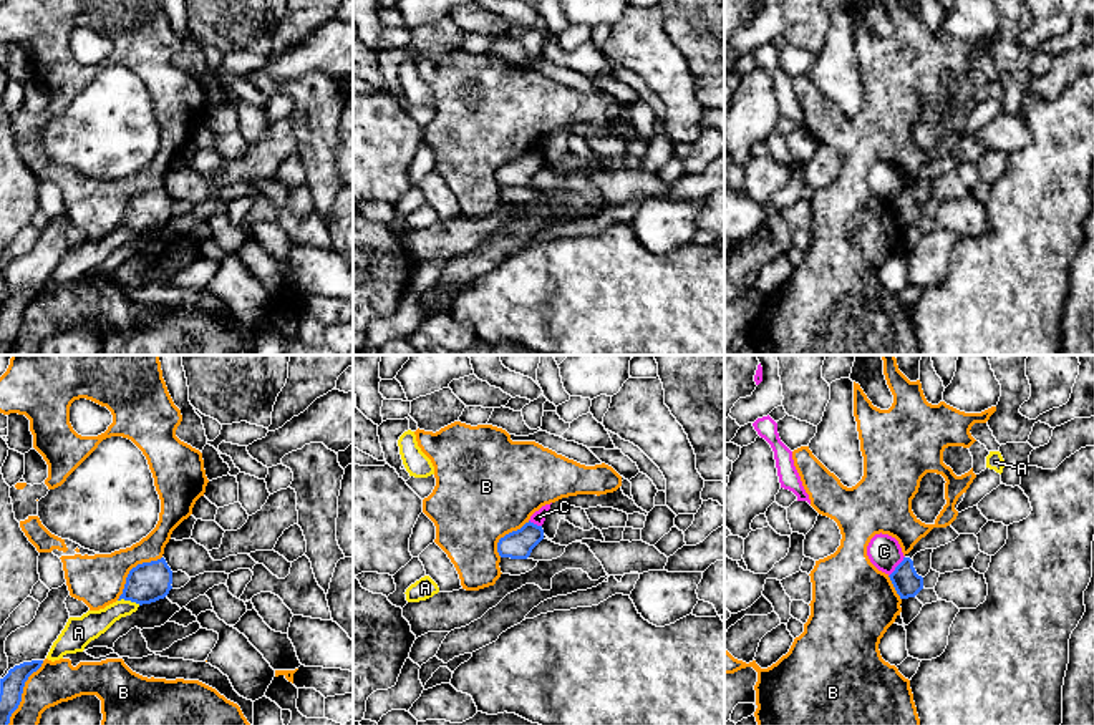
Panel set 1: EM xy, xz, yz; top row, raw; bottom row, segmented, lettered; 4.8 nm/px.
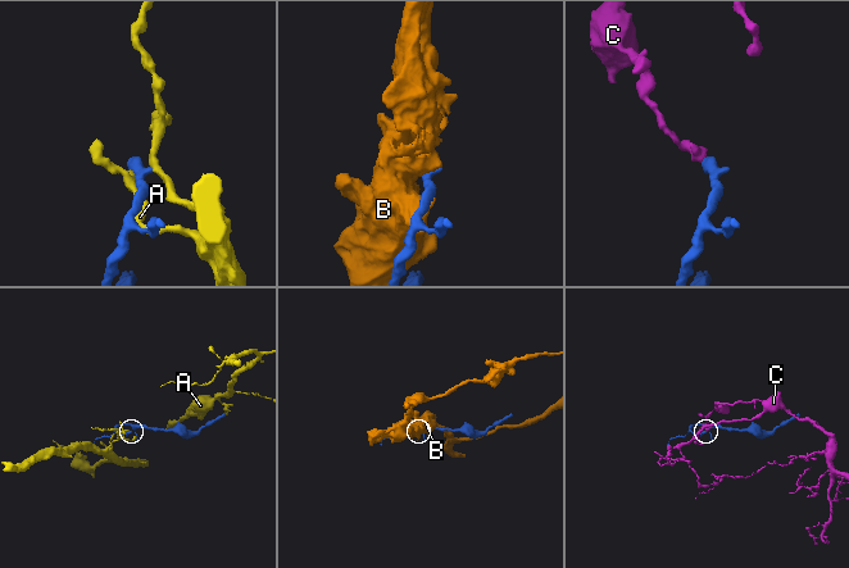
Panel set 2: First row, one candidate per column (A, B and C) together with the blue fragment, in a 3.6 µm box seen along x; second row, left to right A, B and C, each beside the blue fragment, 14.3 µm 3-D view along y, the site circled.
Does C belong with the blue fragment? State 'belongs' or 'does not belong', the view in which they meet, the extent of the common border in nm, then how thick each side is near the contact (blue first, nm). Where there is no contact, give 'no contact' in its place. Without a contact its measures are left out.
does not belong | yz | 130 nm | 140/160 nm

